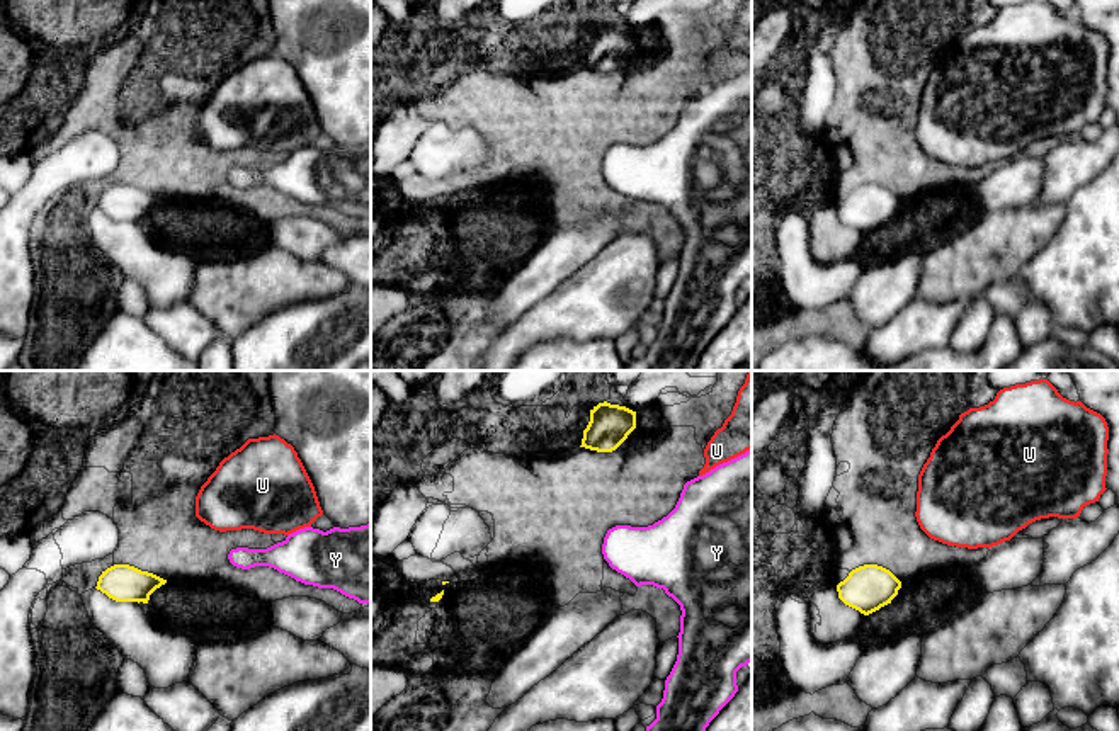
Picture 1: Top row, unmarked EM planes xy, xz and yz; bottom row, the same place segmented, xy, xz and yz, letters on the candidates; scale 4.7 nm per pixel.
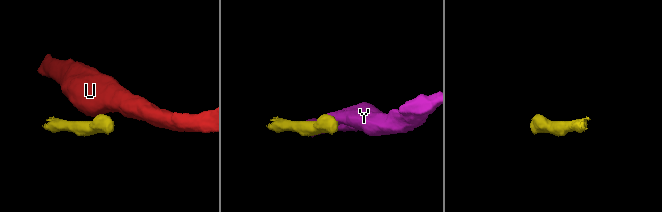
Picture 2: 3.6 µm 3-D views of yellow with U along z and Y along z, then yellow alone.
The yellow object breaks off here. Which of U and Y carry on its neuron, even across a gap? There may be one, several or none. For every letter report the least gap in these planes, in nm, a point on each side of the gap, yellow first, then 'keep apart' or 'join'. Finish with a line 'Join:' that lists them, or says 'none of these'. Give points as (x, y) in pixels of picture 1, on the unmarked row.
U: 240 nm | yz (888, 189), (925, 152) | keep apart
Y: 320 nm | xy (165, 199), (228, 177) | keep apart
Join: none of these

